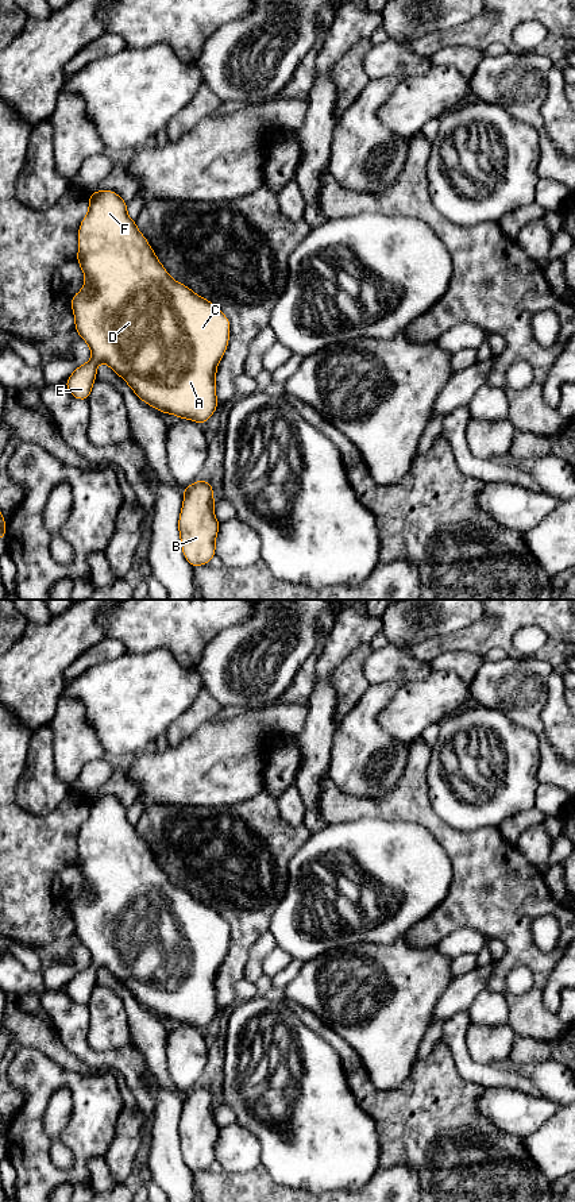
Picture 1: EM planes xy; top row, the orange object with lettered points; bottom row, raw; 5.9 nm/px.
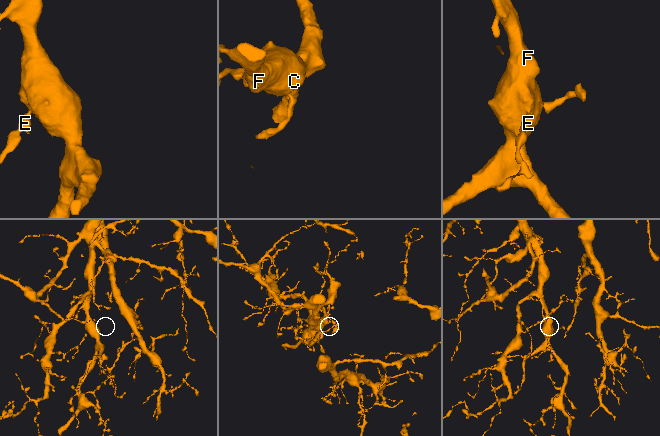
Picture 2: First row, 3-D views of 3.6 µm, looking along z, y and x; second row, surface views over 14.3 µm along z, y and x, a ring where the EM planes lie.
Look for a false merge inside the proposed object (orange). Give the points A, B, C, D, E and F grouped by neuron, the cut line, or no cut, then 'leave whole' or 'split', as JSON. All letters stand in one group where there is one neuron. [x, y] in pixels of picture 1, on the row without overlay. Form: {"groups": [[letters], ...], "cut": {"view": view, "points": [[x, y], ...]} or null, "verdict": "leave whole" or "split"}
{"groups": [["A", "B", "C", "D", "E", "F"]], "cut": null, "verdict": "leave whole"}

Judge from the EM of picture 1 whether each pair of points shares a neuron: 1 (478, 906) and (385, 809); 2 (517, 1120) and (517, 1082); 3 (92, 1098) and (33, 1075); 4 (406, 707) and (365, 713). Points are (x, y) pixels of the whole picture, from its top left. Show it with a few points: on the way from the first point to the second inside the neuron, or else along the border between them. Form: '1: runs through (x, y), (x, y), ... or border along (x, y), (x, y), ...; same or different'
1: runs through (478, 874), (478, 869), (417, 809); same
2: border along (487, 1086), (514, 1087), (540, 1098); different
3: runs through (77, 1083), (66, 1078), (47, 1077); same
4: border along (400, 686), (378, 715), (378, 724), (393, 739); different

